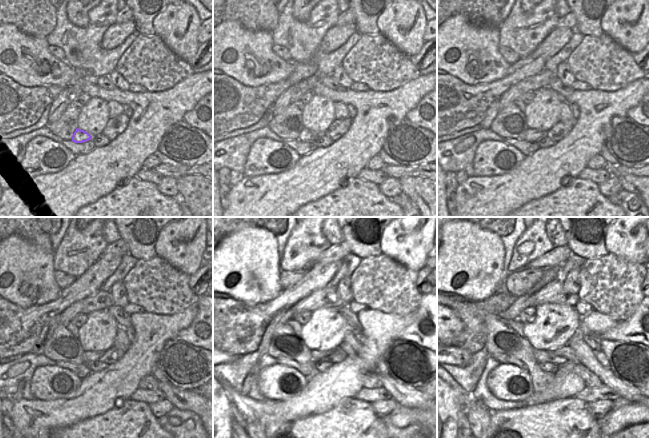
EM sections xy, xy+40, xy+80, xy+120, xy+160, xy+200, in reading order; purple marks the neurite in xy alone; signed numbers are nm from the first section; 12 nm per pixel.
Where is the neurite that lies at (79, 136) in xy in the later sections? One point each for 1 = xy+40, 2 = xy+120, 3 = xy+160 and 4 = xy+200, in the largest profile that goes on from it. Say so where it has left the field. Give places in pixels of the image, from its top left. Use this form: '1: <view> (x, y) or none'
1: xy+40 (306, 135)
2: xy+120 (88, 357)
3: xy+160 (316, 355)
4: xy+200 (568, 352)

